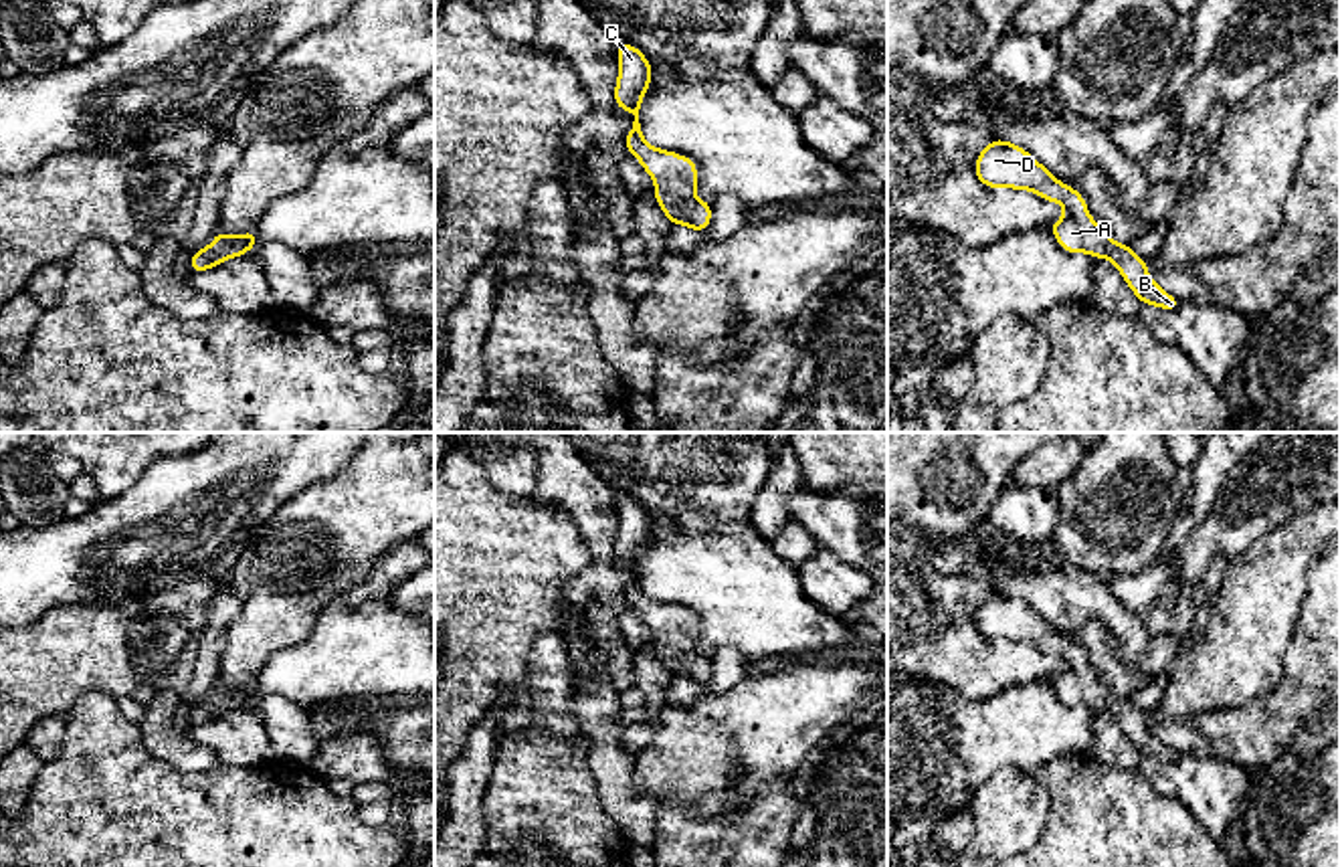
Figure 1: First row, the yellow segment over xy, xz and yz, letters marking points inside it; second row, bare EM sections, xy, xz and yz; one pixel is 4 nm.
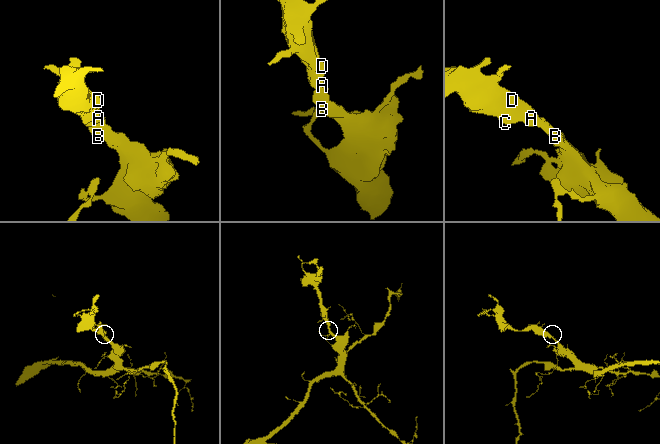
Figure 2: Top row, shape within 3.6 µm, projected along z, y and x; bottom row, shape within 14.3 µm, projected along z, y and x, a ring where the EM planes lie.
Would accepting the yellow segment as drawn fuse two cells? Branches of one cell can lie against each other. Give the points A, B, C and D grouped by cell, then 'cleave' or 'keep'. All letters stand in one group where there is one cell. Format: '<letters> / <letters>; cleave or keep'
A B C D; keep

